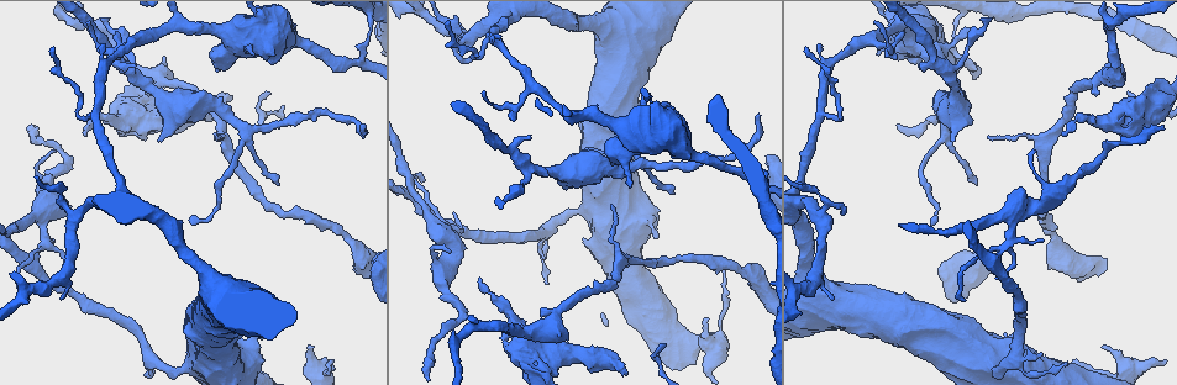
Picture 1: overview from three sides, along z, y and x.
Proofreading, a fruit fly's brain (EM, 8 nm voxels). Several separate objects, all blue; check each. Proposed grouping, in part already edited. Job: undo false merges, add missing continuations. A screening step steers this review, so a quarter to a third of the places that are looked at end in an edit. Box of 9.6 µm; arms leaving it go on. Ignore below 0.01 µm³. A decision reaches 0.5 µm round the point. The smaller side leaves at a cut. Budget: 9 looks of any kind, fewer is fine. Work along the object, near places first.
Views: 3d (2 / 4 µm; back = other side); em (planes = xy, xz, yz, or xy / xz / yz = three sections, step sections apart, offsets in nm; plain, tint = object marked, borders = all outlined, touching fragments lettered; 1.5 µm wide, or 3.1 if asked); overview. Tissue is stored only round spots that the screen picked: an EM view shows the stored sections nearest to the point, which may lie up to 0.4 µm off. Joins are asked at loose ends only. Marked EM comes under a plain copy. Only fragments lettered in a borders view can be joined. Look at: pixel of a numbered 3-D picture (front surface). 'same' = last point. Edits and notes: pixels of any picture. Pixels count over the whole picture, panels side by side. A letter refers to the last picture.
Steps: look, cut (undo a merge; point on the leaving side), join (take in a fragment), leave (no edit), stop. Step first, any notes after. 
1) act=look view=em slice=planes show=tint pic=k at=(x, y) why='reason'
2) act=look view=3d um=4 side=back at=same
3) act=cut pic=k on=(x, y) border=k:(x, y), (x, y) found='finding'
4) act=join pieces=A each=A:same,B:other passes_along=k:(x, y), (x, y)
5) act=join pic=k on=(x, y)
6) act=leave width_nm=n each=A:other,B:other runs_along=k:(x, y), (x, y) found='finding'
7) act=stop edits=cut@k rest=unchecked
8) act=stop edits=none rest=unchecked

act=look view=3d um=2 pic=1 at=(85, 133)

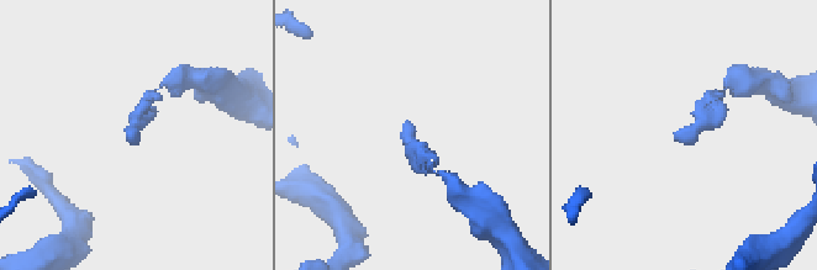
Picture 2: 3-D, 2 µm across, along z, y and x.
act=look view=em slice=xy step=8 show=tint pic=2 at=(407, 120)

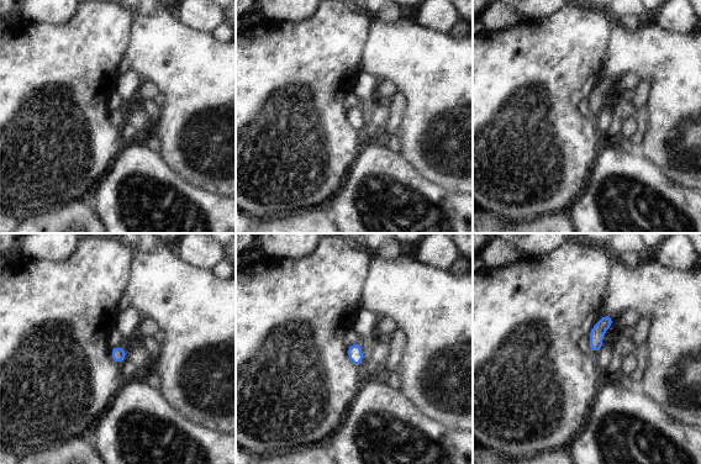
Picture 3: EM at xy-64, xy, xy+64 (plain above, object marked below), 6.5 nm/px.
act=look view=em slice=yz step=4 show=borders at=same why='cut it another way'

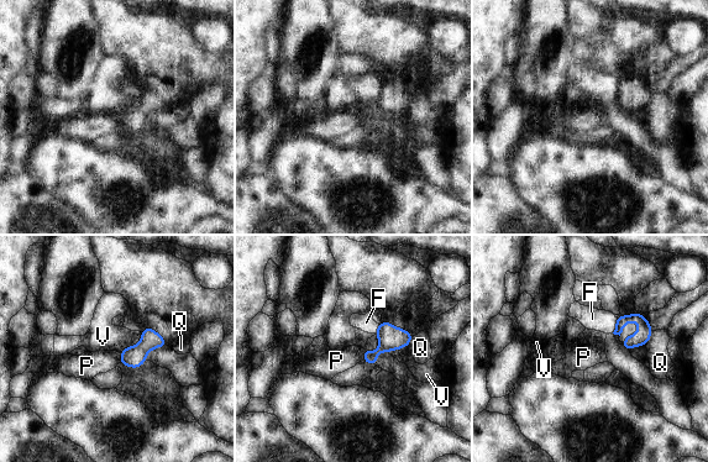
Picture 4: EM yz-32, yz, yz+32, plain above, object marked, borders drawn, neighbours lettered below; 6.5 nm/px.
act=leave each=F:other,P:other,Q:other,V:other border=4:(140, 331), (141, 340), (120, 352) found='none of them fits'

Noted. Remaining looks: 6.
act=look view=3d um=2 pic=1 at=(626, 371) why='an open end'

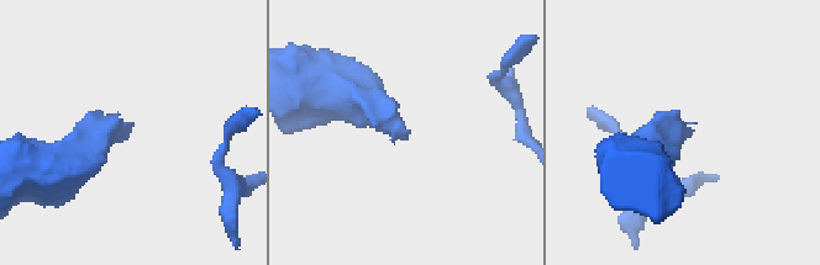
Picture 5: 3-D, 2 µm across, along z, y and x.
act=look view=em slice=yz step=4 show=borders pic=5 at=(410, 133) why='shape alone is not enough'

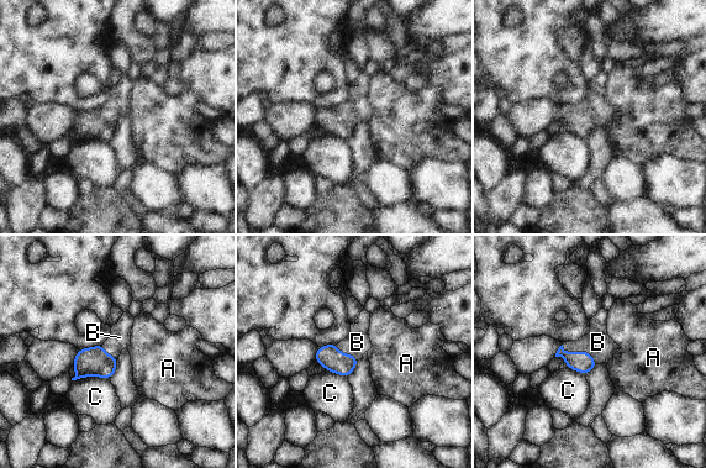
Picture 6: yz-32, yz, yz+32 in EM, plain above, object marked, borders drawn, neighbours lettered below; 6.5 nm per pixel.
act=join pieces=B each=A:other,B:same,C:other found='it goes on there'

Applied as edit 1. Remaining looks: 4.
act=look view=3d um=4 pic=1 at=(361, 60) why='branch point'

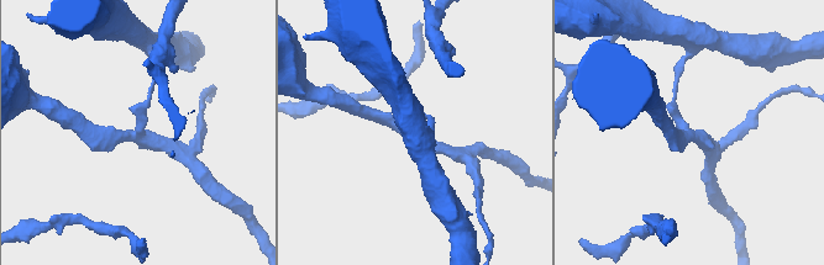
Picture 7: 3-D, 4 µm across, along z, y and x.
act=look view=em slice=xy step=8 show=tint pic=7 at=(136, 136)

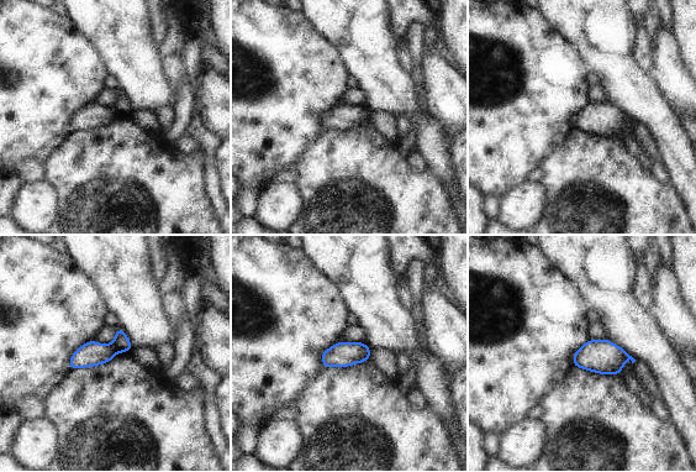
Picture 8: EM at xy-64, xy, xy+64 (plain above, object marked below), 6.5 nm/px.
act=look view=em slice=planes show=borders at=same

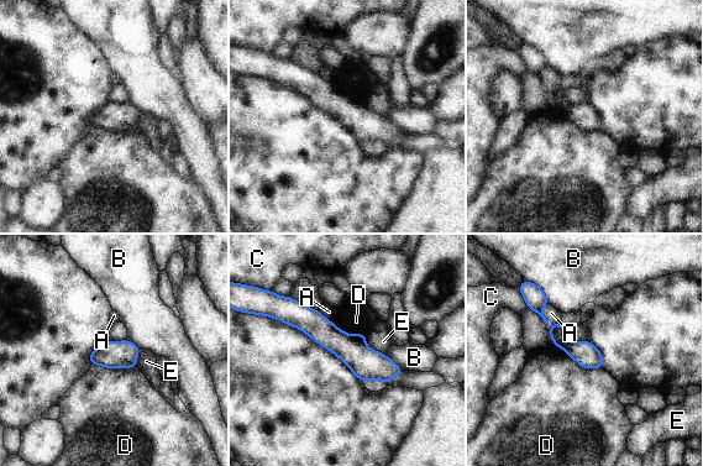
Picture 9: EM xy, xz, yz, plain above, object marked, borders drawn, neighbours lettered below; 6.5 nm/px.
act=cut pic=9 on=(557, 331) longest_contact=D:360nm each=A:other,B:other,C:other,D:other,E:other border=9:(570, 343), (564, 349) found='two neurons meet here'

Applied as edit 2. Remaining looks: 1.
act=look view=em slice=planes show=borders pic=1 at=(805, 48) why='end of a long branch'

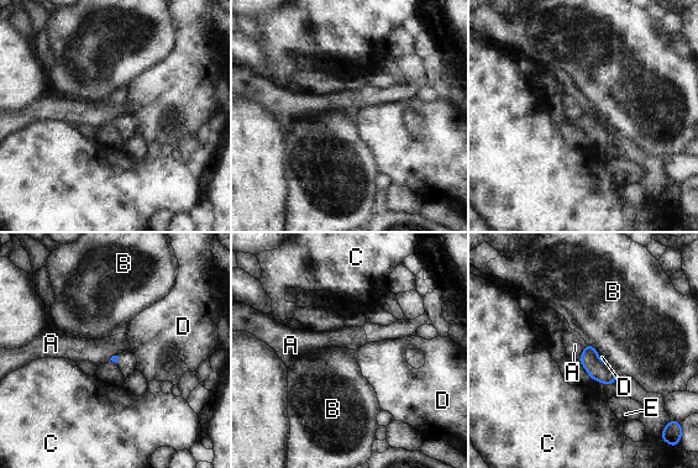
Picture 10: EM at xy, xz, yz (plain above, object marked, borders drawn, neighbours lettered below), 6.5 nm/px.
act=leave each=A:other,B:other,C:other,D:other,E:other border=10:(586, 343), (577, 358) found='none of them fits'

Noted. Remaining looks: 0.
act=stop edits=join@6,cut@9 rest=unchecked

